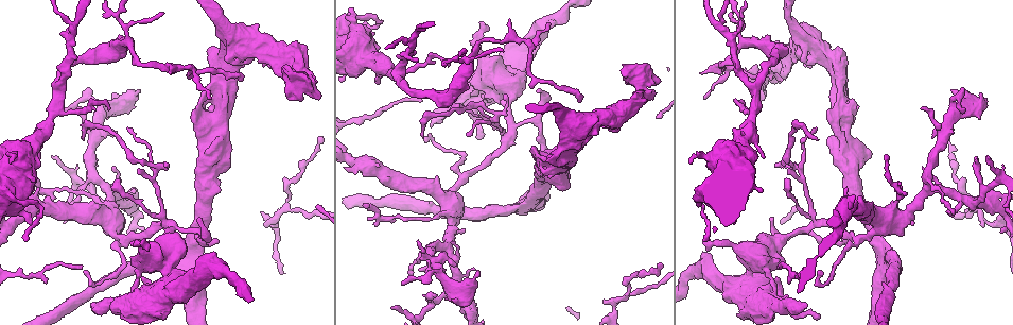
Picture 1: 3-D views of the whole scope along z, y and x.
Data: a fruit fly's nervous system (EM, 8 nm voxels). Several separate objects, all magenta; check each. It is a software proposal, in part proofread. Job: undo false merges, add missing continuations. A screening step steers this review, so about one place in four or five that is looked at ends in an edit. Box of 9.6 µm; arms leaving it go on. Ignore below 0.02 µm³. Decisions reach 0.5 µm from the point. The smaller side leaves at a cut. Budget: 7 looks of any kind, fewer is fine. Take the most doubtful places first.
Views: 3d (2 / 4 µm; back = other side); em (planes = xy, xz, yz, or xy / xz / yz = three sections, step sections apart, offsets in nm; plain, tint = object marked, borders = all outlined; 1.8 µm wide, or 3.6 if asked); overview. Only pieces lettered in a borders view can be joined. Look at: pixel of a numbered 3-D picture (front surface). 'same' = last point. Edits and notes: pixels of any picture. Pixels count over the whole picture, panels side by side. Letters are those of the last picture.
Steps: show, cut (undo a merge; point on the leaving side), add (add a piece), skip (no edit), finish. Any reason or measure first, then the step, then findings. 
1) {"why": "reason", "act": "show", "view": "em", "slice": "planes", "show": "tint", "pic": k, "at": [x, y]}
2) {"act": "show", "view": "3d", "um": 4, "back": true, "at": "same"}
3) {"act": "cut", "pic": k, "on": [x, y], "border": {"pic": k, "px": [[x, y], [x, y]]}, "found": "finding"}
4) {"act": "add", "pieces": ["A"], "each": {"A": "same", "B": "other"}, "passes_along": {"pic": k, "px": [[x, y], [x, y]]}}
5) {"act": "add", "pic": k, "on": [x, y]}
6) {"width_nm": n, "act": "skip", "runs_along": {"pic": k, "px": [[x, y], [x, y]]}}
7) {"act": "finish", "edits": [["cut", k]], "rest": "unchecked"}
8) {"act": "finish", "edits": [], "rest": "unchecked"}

{"why": "four-way junction", "act": "show", "view": "3d", "um": 4, "pic": 1, "at": [747, 282]}

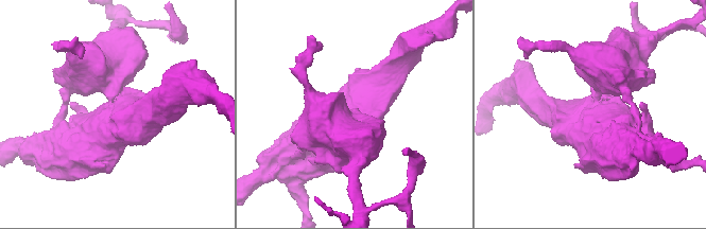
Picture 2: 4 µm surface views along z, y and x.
{"act": "show", "view": "em", "um": 3.6, "slice": "xy", "step": 4, "show": "borders", "pic": 2, "at": [591, 113]}

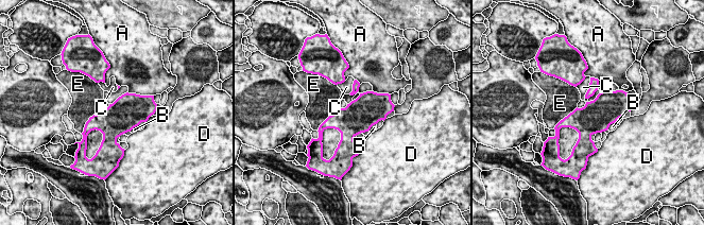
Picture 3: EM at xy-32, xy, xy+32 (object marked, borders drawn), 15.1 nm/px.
{"width_nm": 500, "act": "skip", "each": {"A": "other", "B": "other", "C": "other", "D": "other", "E": "other"}, "found": "continuous, no second cell"}

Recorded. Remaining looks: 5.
{"why": "thick end", "act": "show", "view": "3d", "um": 2, "pic": 1, "at": [271, 68]}

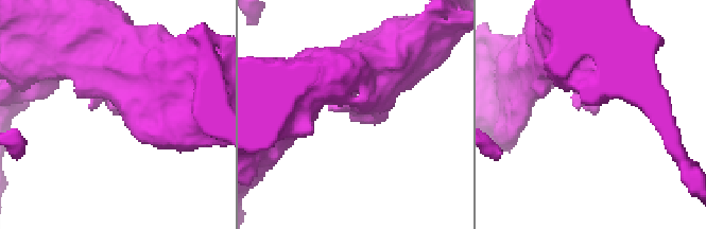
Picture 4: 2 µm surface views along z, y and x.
{"why": "shape alone is not enough", "act": "show", "view": "em", "slice": "xy", "step": 8, "show": "borders", "pic": 4, "at": [113, 113]}

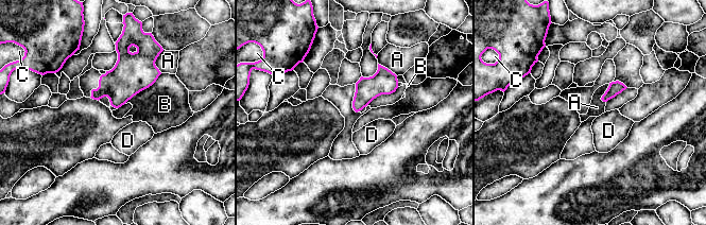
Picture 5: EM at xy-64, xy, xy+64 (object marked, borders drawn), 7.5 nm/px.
{"why": "cut it another way", "act": "show", "view": "em", "slice": "planes", "show": "borders", "at": "same"}

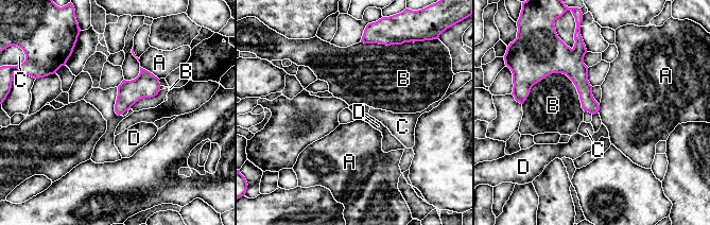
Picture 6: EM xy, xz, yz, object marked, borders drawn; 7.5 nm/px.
{"longest_contact_nm": ["B", 480], "act": "skip", "each": {"A": "other", "B": "other", "C": "other", "D": "other"}, "border": {"pic": 6, "px": [[140, 66], [159, 79]]}, "found": "no lettered piece goes on from it"}

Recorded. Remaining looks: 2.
{"why": "thick end", "act": "show", "view": "3d", "um": 2, "pic": 1, "at": [656, 92]}

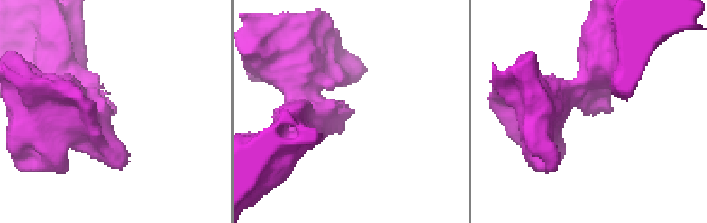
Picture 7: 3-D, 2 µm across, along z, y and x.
{"why": "now the EM", "act": "show", "view": "em", "slice": "planes", "show": "borders", "pic": 7, "at": [351, 112]}

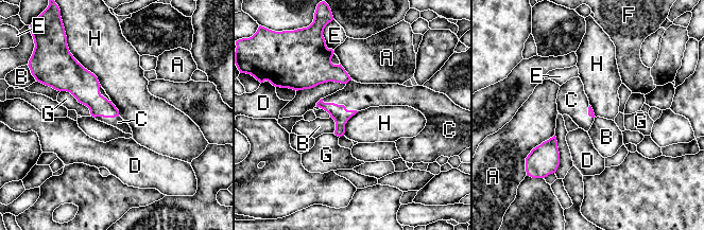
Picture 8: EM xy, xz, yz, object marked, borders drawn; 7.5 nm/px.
{"act": "add", "pic": 8, "on": [358, 96], "each": {"A": "other", "B": "other", "C": "same", "D": "other", "E": "other", "F": "other", "G": "other", "H": "other"}, "found": "the cell continues"}

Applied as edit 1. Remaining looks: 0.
{"act": "finish", "edits": [["add", 8]], "rest": "unchecked"}

